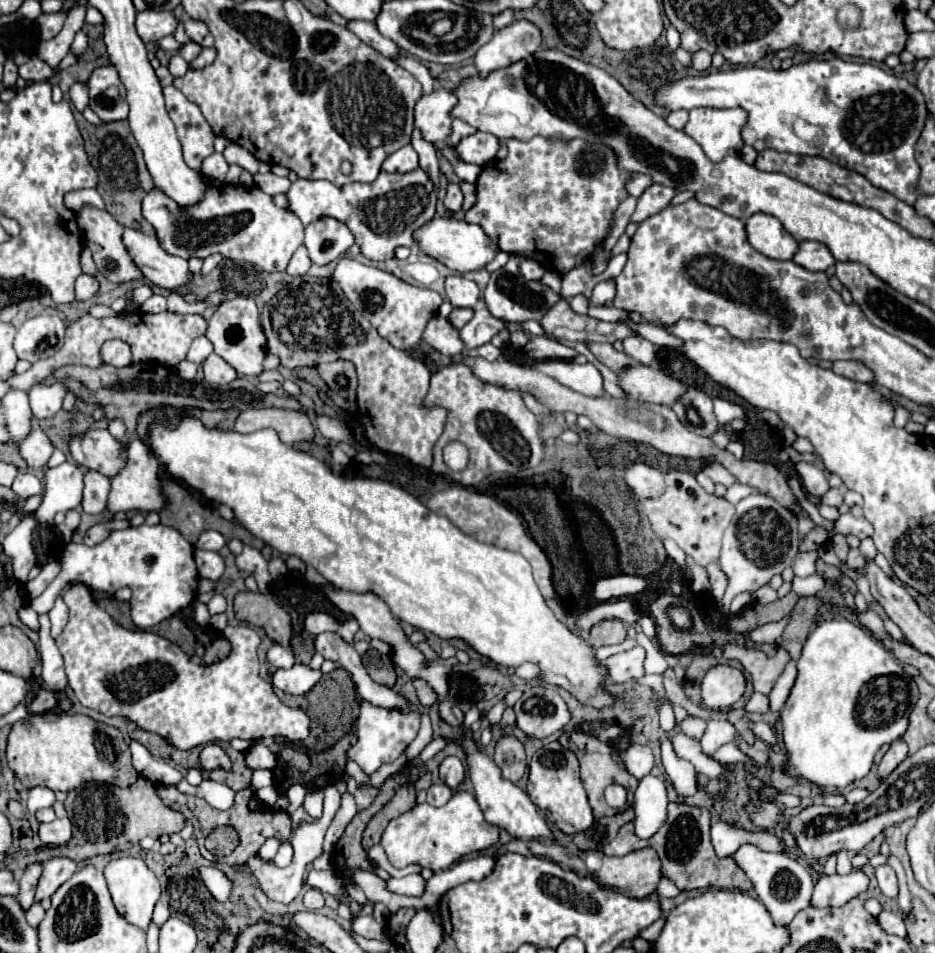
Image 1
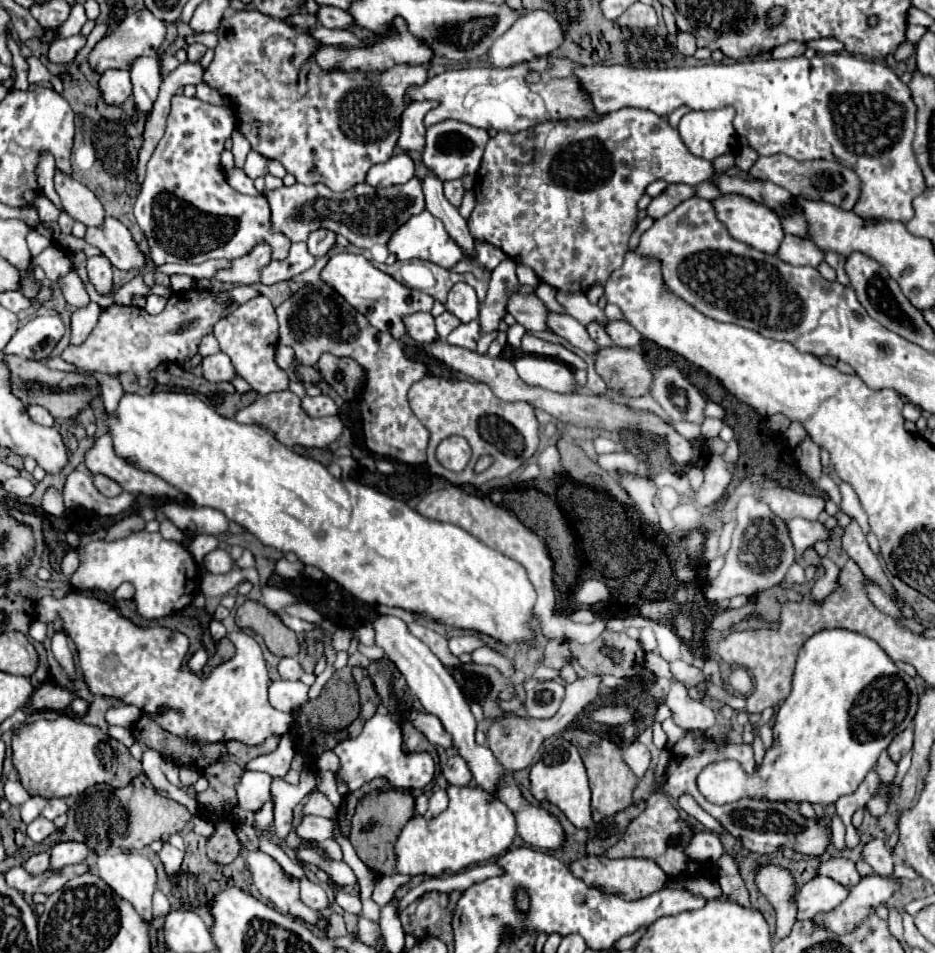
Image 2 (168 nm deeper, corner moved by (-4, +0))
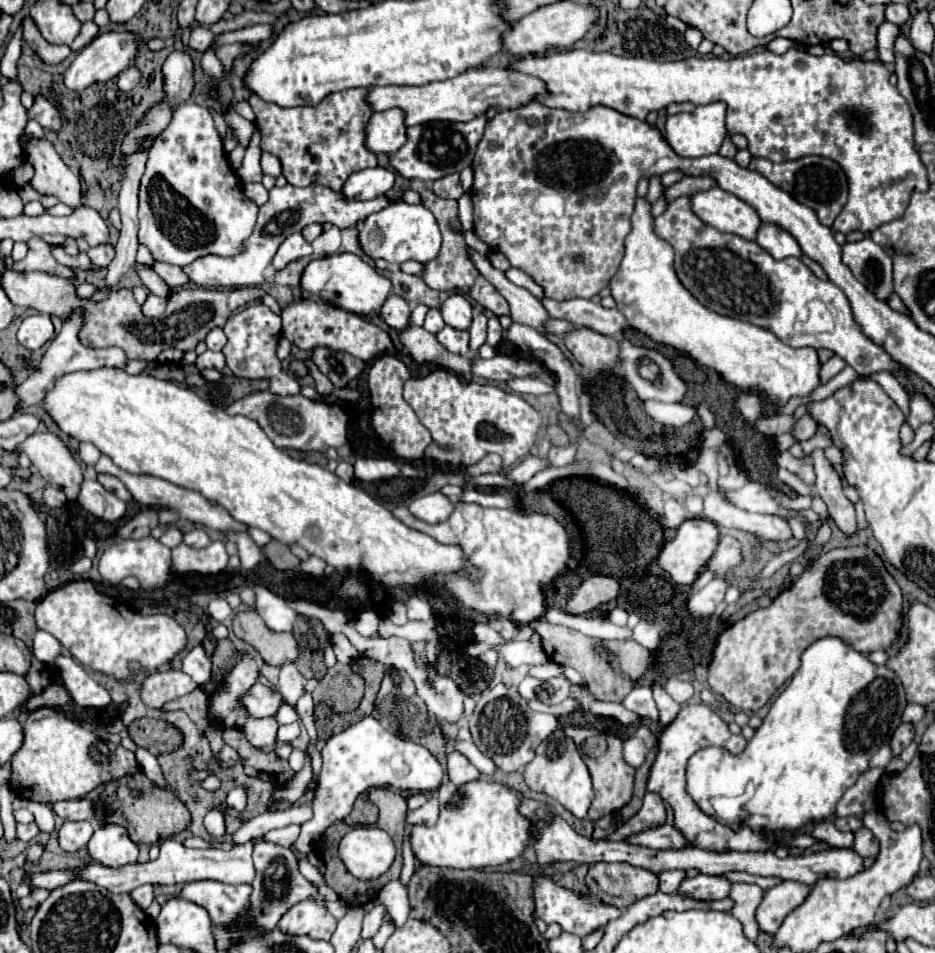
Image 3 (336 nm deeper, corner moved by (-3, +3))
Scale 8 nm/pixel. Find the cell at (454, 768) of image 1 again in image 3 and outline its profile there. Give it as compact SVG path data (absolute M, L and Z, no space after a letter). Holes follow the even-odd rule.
M450 752L448 754L448 776L454 784L462 786L466 782L472 782L472 780L480 778L480 772L474 764L470 764L470 760L464 754Z

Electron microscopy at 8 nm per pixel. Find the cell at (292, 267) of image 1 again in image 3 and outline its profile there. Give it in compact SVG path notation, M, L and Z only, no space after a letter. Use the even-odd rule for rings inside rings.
M292 234L280 244L280 248L278 248L278 252L272 260L272 266L274 266L274 270L280 270L288 262L298 260L302 256L310 256L310 254L312 254L312 246L304 240L304 236L302 234Z

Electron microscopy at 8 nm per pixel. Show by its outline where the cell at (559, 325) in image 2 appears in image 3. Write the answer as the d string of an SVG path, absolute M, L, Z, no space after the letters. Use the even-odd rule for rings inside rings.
M468 250L476 268L480 270L480 274L490 280L496 290L508 300L510 304L510 318L512 322L520 322L520 324L526 324L526 326L532 326L532 328L542 328L542 324L550 318L544 310L544 306L540 304L538 298L534 298L526 288L520 288L512 282L506 280L504 272L502 270L496 270L488 258L476 254L474 250Z

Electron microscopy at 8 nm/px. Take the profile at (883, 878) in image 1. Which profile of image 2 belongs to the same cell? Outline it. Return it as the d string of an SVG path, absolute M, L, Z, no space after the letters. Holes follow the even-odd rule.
M873 839L871 843L865 845L863 859L873 867L873 871L877 875L881 875L881 877L893 875L893 857L881 839Z

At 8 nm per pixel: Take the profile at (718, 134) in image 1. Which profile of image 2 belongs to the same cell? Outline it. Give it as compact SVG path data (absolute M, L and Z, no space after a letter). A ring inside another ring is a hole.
M723 107L715 111L689 111L679 121L679 135L689 151L707 161L719 155L737 155L741 145L733 127L735 109Z

